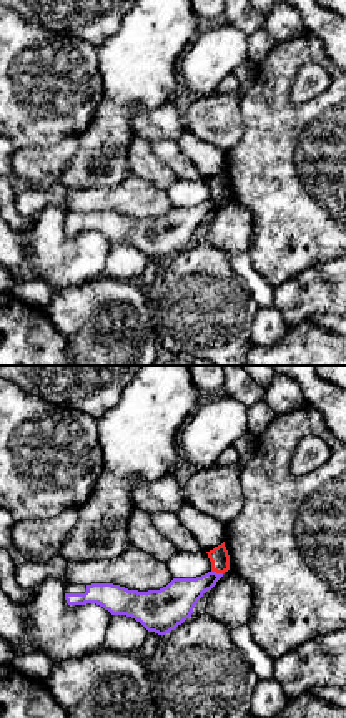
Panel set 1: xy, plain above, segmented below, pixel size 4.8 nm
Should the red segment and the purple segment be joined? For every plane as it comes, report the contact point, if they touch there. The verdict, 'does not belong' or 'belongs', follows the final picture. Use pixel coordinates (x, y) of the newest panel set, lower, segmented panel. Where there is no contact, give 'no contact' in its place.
(217, 572)

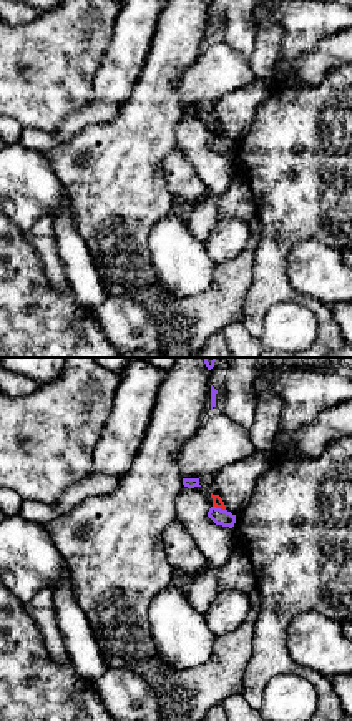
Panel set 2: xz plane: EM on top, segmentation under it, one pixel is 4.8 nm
(220, 507)

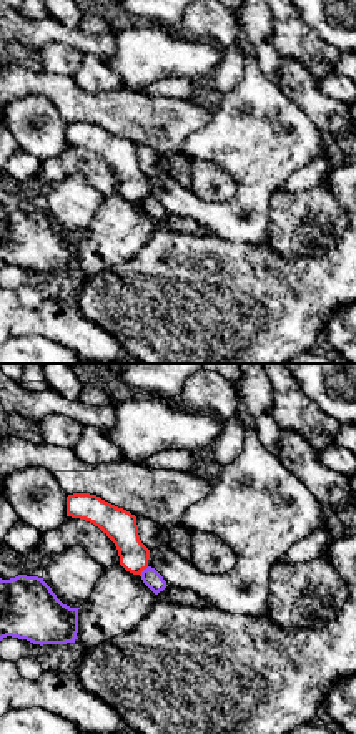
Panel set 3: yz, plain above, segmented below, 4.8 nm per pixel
(143, 568)

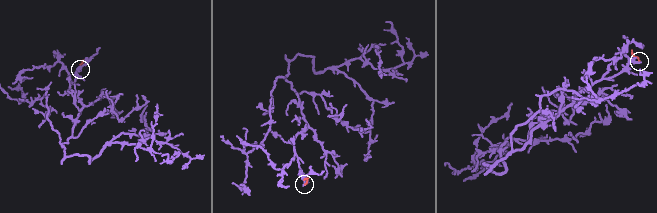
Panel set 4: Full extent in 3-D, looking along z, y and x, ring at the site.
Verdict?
does not belong

